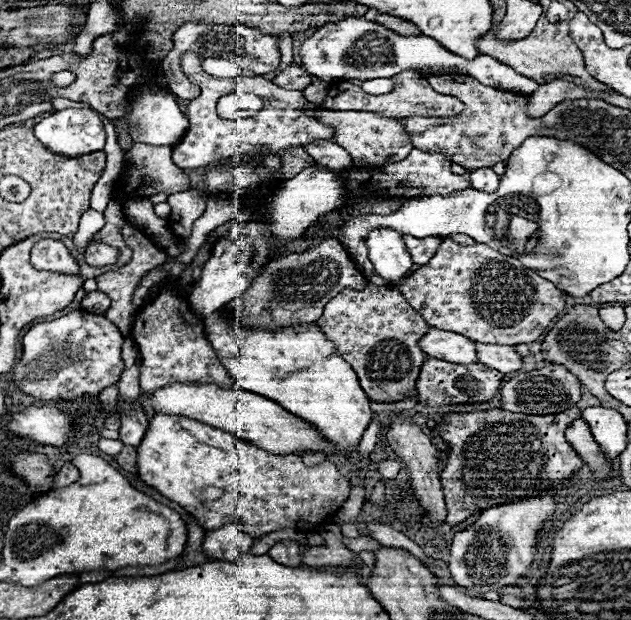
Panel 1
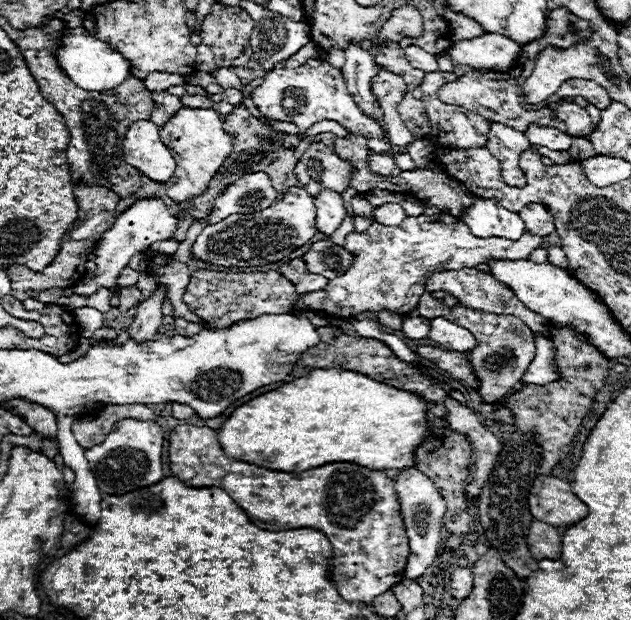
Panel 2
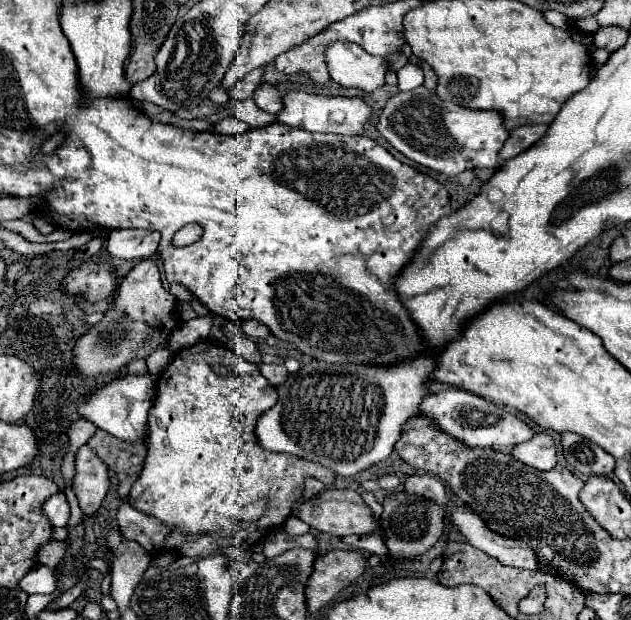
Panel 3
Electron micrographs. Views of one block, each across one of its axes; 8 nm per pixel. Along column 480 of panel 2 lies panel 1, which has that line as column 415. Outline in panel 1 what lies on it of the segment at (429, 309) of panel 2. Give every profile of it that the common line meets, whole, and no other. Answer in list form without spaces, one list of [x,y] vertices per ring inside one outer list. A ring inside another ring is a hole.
[[[368,284],[364,290],[344,288],[338,296],[334,296],[326,304],[324,314],[318,318],[318,324],[326,332],[326,336],[336,344],[338,354],[346,362],[352,364],[354,372],[360,378],[364,392],[368,394],[368,398],[372,402],[400,402],[408,396],[418,394],[416,380],[418,380],[418,374],[420,374],[420,366],[424,364],[424,358],[426,358],[426,354],[418,346],[418,338],[428,334],[430,328],[428,328],[428,322],[416,310],[412,310],[408,306],[404,296],[396,288],[374,286],[374,284]],[[376,348],[378,348],[378,358],[374,360],[372,354],[374,354]]]

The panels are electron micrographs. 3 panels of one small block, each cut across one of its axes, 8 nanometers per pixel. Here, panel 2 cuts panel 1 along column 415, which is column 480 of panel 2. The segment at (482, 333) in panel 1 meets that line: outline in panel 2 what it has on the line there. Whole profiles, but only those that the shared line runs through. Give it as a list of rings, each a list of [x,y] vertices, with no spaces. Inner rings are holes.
[[[462,268],[462,270],[446,270],[446,272],[436,272],[430,278],[426,278],[426,290],[434,292],[434,290],[444,290],[448,294],[454,294],[458,298],[458,302],[462,302],[464,306],[474,306],[476,310],[486,310],[486,312],[494,312],[494,314],[512,314],[516,318],[522,318],[522,322],[526,322],[526,326],[530,326],[532,332],[538,332],[542,336],[548,336],[546,330],[546,320],[528,310],[512,292],[510,288],[502,286],[498,280],[494,280],[488,272],[480,272],[476,268]]]

